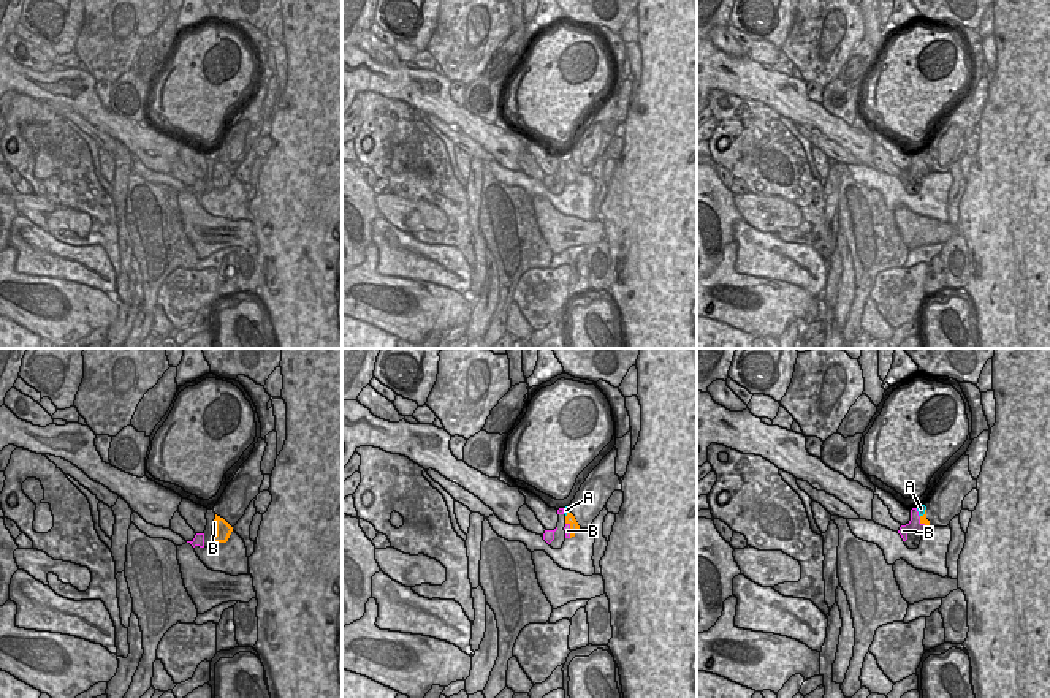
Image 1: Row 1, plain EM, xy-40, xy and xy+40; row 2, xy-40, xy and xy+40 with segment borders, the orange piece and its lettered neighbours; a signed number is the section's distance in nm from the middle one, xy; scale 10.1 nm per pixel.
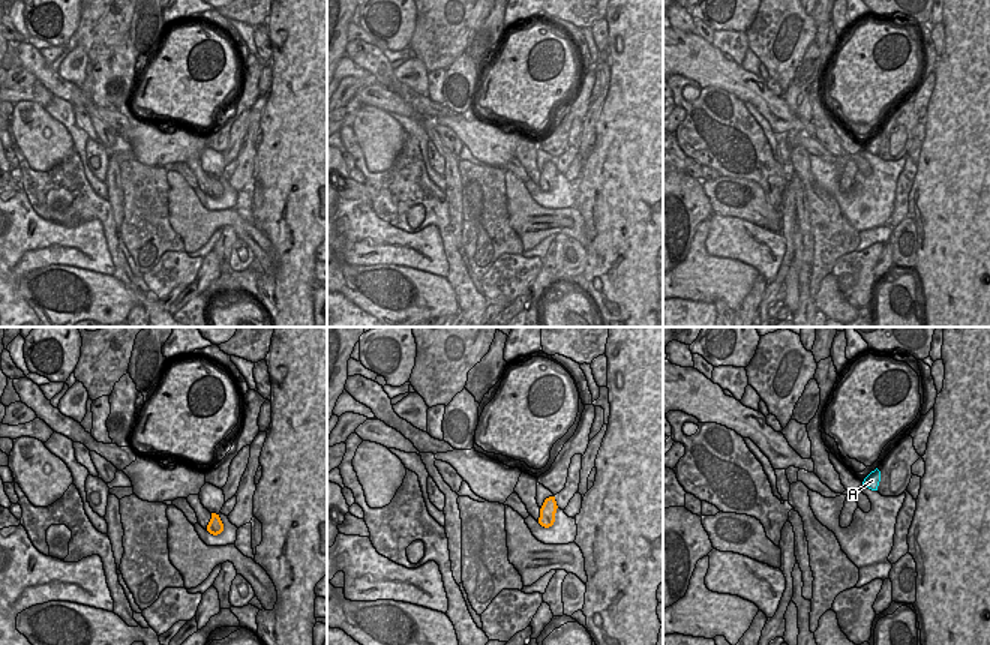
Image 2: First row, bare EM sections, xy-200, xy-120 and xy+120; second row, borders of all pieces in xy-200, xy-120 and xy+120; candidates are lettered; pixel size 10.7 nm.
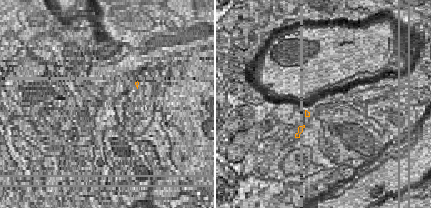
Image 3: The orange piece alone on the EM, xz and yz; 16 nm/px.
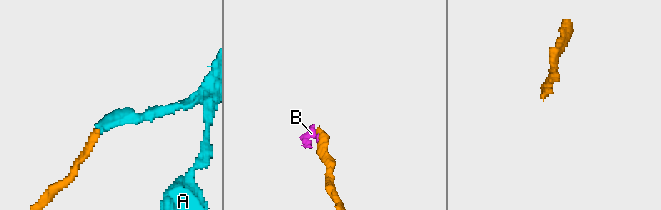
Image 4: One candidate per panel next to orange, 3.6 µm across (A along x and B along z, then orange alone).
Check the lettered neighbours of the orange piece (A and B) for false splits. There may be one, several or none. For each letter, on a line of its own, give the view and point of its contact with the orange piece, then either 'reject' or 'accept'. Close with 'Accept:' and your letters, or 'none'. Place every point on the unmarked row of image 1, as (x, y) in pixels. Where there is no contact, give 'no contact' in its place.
A: xy+40 (925, 159) | accept
B: xy (570, 176) | reject
Accept: A

